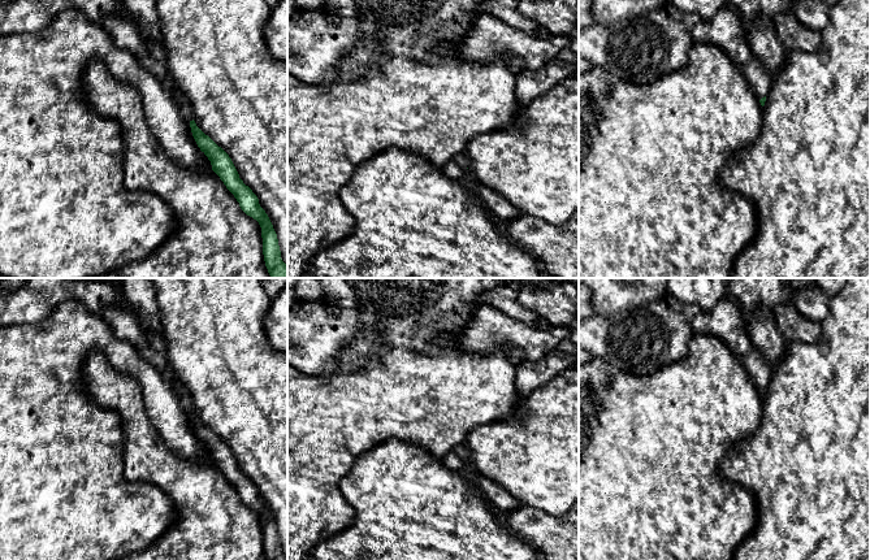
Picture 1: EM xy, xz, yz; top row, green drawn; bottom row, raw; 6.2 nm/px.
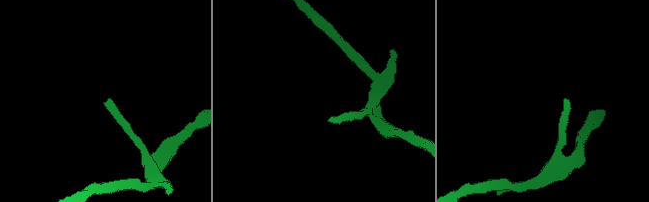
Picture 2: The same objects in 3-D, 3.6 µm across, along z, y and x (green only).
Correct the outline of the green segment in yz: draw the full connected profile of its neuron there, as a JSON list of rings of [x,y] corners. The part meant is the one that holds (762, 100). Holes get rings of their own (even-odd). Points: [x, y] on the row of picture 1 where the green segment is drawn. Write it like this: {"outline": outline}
{"outline": [[[756,56],[750,58],[750,61],[745,65],[743,71],[750,82],[750,84],[754,87],[757,97],[761,105],[763,107],[766,96],[770,92],[772,77],[766,71],[762,61]]]}

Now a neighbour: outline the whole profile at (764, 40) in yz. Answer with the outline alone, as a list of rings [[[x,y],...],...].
[[[758,17],[746,32],[753,56],[758,57],[766,71],[774,78],[784,66],[788,51],[778,38],[771,21]]]

